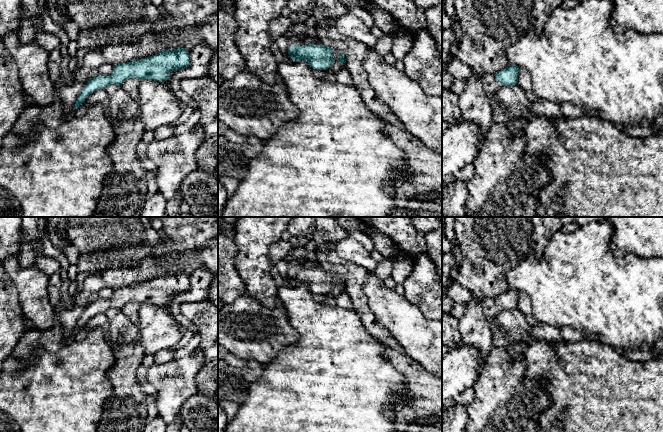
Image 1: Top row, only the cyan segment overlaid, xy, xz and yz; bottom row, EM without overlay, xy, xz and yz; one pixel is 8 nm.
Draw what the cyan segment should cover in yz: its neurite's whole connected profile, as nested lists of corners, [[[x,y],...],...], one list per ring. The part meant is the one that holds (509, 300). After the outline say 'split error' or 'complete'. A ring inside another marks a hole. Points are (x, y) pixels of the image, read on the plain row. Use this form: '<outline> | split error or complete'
[[[509,288],[505,293],[494,298],[494,300],[503,310],[512,310],[518,306],[518,295],[518,290]]] | complete

